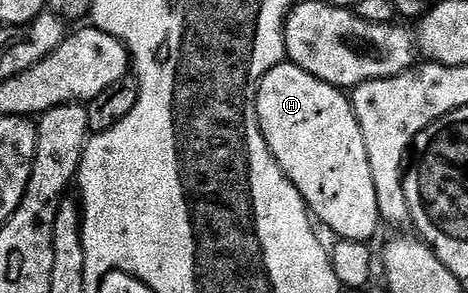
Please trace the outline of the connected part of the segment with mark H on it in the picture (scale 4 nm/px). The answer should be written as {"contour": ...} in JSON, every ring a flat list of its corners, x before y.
{"contour":[[284,63,273,67,260,79,259,89,255,93,255,114,269,151,277,159,281,171,290,179,293,187,297,187,308,210,318,220,320,217,336,233,336,238,370,242,371,236,381,229,377,187,373,187,373,171,369,171,369,151,365,151,365,135,361,135,361,127,357,123,357,115,348,94,309,75,309,71,301,67]]}

